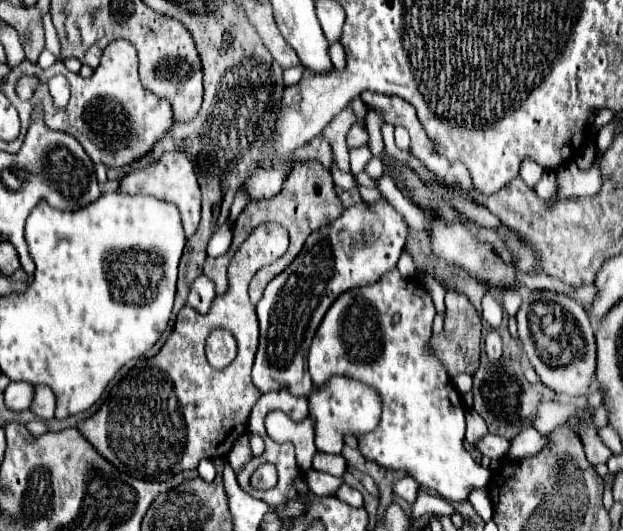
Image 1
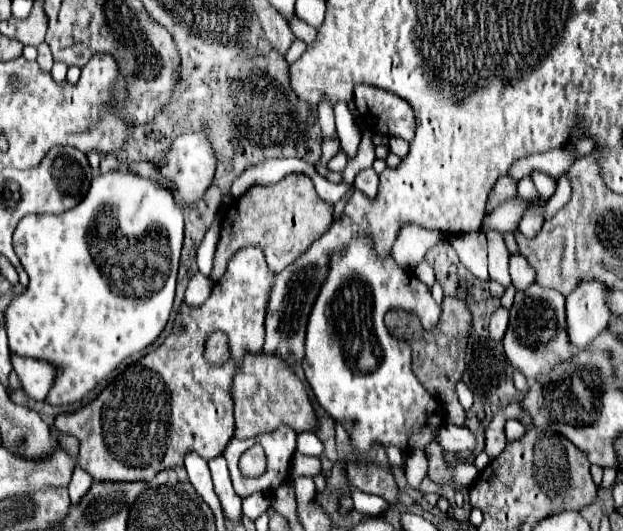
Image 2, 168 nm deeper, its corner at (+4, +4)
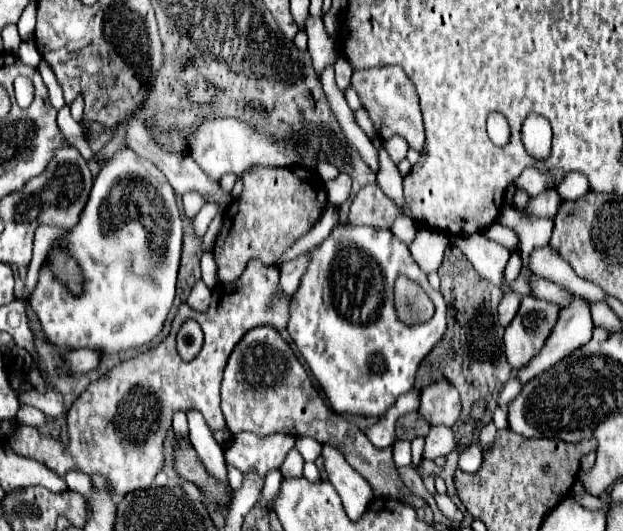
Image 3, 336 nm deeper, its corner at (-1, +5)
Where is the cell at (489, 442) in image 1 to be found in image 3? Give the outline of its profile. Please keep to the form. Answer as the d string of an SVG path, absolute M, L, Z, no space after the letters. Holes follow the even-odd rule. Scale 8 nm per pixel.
M432 426L428 436L426 436L426 448L424 448L424 458L426 460L436 460L440 456L448 456L452 450L456 450L456 434L448 426Z

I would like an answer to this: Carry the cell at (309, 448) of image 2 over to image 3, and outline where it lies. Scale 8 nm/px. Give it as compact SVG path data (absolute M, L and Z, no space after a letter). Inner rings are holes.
M296 438L296 450L306 462L314 462L322 452L322 444L318 444L314 438Z

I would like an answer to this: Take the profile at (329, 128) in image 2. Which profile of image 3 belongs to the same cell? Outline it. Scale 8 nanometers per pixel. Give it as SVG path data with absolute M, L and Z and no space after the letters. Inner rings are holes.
M308 18L306 22L306 34L308 34L308 52L314 62L314 70L318 78L322 76L326 66L334 66L338 60L336 52L336 40L326 32L324 22L318 18Z

